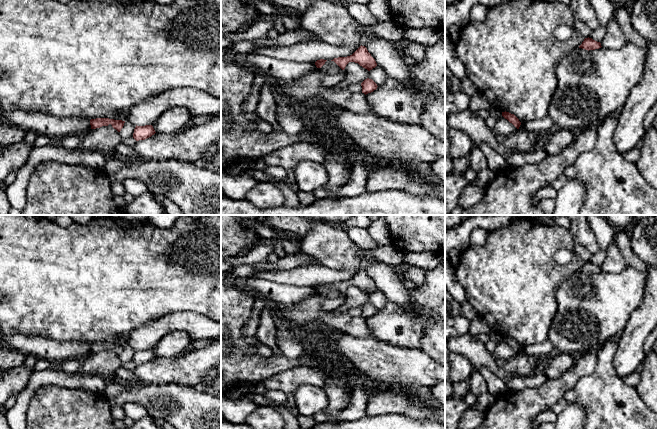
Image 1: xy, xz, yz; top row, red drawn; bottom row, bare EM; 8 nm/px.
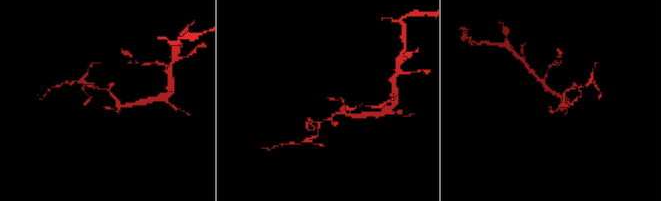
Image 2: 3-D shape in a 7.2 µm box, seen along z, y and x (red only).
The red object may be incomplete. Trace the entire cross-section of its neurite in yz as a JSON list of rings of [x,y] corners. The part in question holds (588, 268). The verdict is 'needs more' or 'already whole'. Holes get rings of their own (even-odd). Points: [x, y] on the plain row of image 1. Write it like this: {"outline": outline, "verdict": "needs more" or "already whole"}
{"outline": [[[585,262],[582,268],[579,270],[579,272],[585,273],[585,274],[595,274],[601,272],[601,267],[593,264],[592,262]]], "verdict": "already whole"}

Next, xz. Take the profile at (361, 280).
{"outline": [[[360,270],[352,279],[347,281],[338,281],[333,284],[342,294],[345,293],[349,286],[358,287],[368,295],[372,294],[377,290],[375,283],[371,280],[365,270]]], "verdict": "already whole"}

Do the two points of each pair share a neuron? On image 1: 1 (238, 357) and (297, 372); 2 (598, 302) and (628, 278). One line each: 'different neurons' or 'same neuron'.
1: different neurons
2: same neuron

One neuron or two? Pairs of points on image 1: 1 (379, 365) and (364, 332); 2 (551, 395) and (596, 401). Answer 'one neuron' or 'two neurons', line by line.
1: two neurons
2: two neurons

